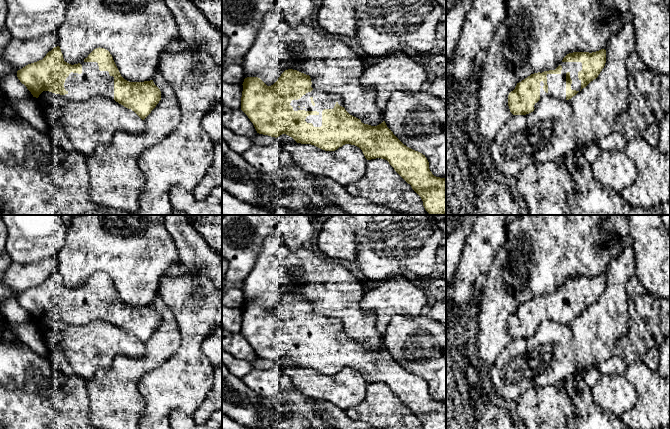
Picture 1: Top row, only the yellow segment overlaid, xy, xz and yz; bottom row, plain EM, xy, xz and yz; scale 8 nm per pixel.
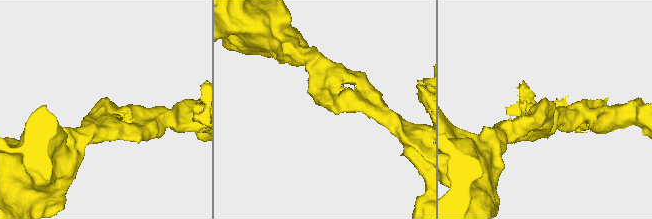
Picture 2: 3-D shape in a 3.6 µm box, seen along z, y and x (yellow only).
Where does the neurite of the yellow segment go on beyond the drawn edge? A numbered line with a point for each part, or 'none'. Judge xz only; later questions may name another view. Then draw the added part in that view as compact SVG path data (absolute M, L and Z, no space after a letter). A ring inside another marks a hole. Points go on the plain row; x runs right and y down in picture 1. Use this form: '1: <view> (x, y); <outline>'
1: xz (323, 324); M313 313L300 323L292 324L290 329L293 331L294 335L317 335L319 337L318 339L309 339L306 341L305 345L312 347L314 351L321 351L322 335L324 333L333 333L336 327L343 331L343 324L339 319Z

